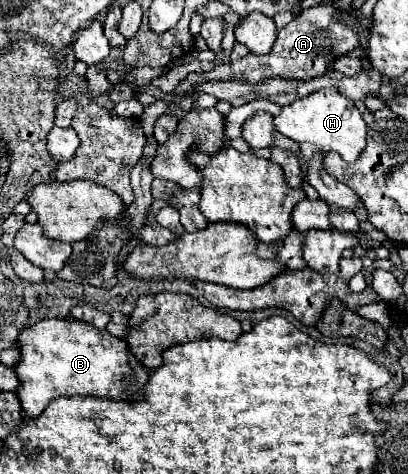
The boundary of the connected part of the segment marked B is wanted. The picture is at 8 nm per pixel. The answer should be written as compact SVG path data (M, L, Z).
M42 320L20 336L22 358L16 374L22 382L16 396L28 418L38 418L60 396L94 396L108 400L132 400L148 382L148 370L130 352L122 338L78 320Z

